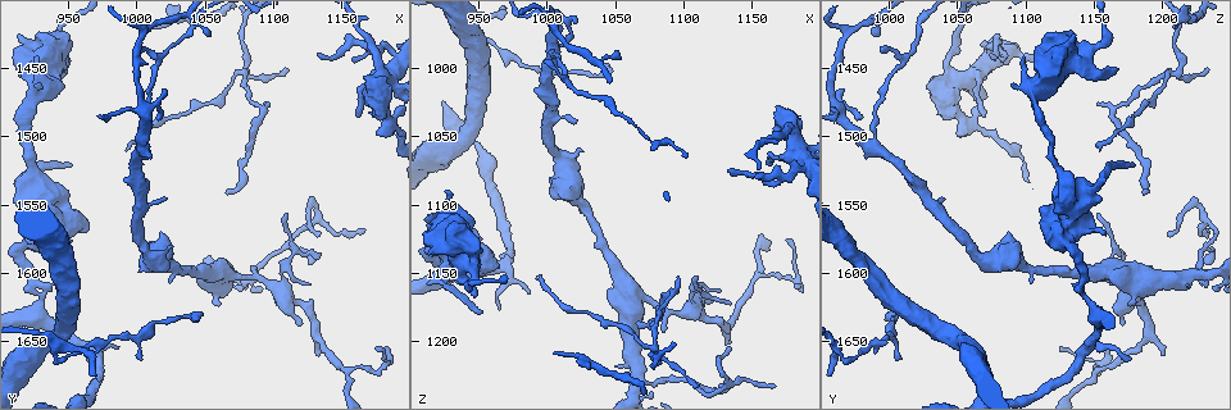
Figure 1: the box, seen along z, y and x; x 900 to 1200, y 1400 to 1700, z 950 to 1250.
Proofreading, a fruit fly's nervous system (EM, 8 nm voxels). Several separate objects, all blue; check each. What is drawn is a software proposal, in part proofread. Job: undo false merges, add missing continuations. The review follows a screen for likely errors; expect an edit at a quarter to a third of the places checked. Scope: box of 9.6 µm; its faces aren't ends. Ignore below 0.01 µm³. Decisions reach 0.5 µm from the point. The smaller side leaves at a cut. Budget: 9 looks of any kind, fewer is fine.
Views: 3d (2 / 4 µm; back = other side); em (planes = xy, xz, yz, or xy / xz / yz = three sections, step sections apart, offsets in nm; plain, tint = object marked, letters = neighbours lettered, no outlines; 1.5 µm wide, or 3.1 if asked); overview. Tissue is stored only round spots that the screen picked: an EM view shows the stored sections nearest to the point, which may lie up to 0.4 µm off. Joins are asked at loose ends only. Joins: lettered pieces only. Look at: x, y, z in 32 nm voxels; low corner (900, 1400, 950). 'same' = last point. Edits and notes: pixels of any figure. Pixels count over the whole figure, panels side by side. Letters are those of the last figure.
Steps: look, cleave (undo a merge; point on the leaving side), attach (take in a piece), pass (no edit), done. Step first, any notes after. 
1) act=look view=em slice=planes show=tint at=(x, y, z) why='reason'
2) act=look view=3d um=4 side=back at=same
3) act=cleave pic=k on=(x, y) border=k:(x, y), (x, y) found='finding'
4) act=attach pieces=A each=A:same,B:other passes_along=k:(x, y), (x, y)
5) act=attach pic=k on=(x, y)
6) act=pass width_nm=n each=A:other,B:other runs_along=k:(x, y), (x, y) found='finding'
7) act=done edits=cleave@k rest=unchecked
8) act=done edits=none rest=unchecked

act=look view=em slice=planes show=tint at=(1078, 1456, 1200) why='three arms meet'

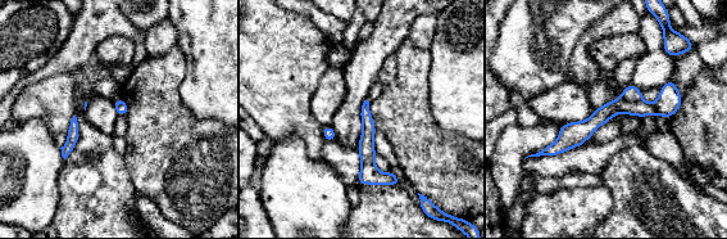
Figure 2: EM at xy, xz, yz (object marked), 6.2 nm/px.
act=look view=em slice=planes show=letters at=same why='what lies round it'

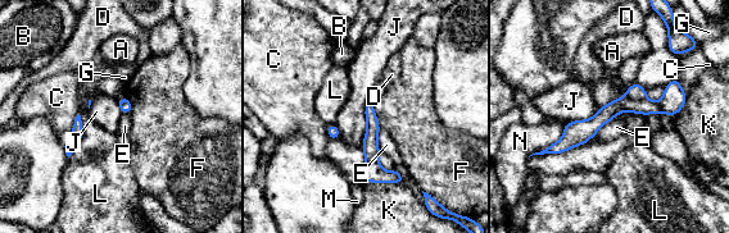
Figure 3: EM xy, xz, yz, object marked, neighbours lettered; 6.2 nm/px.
act=cleave pic=3 on=(635, 91) longest_contact=J:320nm each=A:other,B:other,C:other,D:other,E:other,F:other,G:other,J:other,K:other,L:other,M:other,N:other border=3:(626, 95), (633, 99), (646, 97) found='a second cell is stuck on'

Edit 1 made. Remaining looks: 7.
act=look view=overview why='redraw'

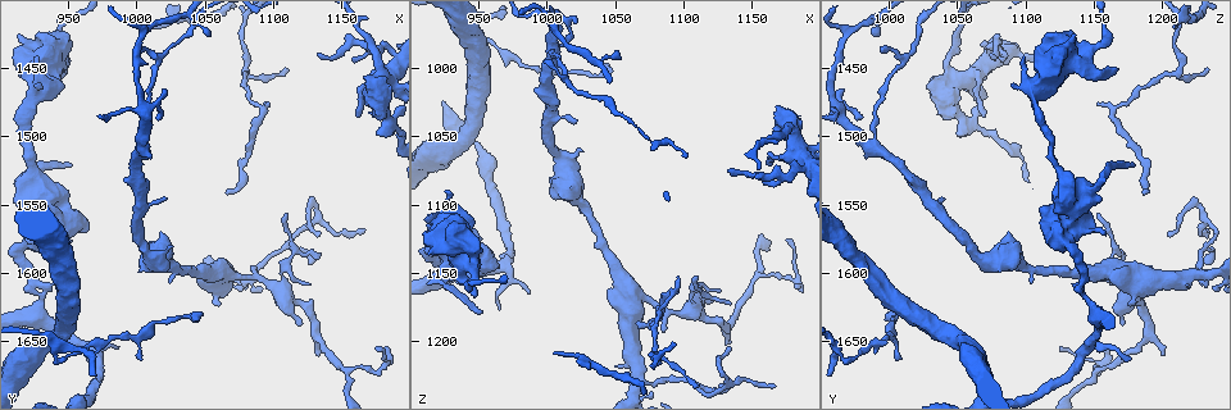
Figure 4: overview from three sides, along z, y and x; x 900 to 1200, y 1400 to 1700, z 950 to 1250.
act=look view=3d um=2 at=(1020, 1634, 1004) why='narrows sharply'

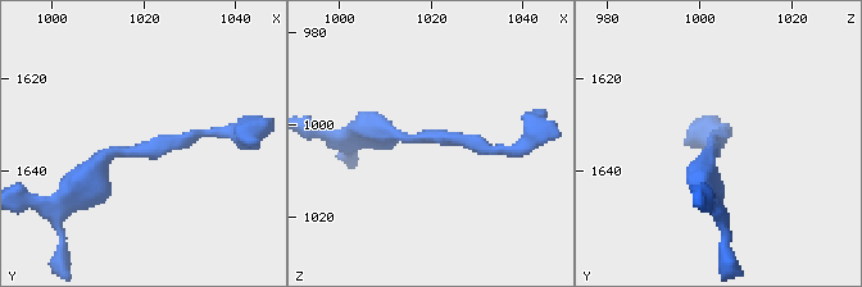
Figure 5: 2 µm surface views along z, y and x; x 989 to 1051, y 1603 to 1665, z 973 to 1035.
act=look view=em slice=planes show=letters at=(1020, 1636, 1001)

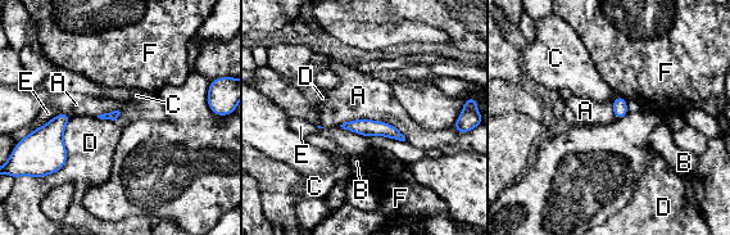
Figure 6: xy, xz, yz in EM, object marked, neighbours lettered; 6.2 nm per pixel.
act=pass each=A:other,B:other,C:other,D:other,E:other,F:other border=6:(72, 116), (66, 163), (39, 177) found='one cell here'

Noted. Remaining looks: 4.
act=look view=em slice=planes show=letters at=(1120, 1636, 1172) why='branch stops here'

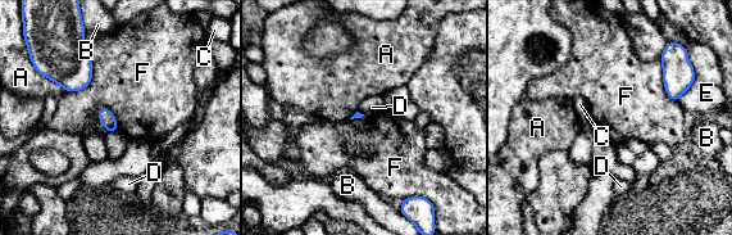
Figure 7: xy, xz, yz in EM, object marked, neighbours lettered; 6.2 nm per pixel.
act=pass longest_contact=F:340nm each=A:other,B:other,C:other,D:other,E:other,F:other border=7:(83, 40), (91, 81), (66, 91) found='no lettered piece goes on from it'

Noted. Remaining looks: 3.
act=done edits=cleave@3 rest=unchecked

